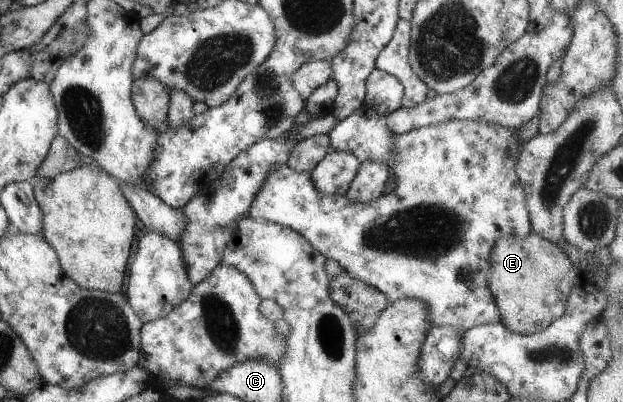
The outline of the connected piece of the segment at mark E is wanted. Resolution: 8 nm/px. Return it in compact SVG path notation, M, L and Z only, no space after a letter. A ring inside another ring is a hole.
M530 230L526 237L502 236L490 250L488 286L507 330L519 334L541 332L565 312L580 271L554 242Z

